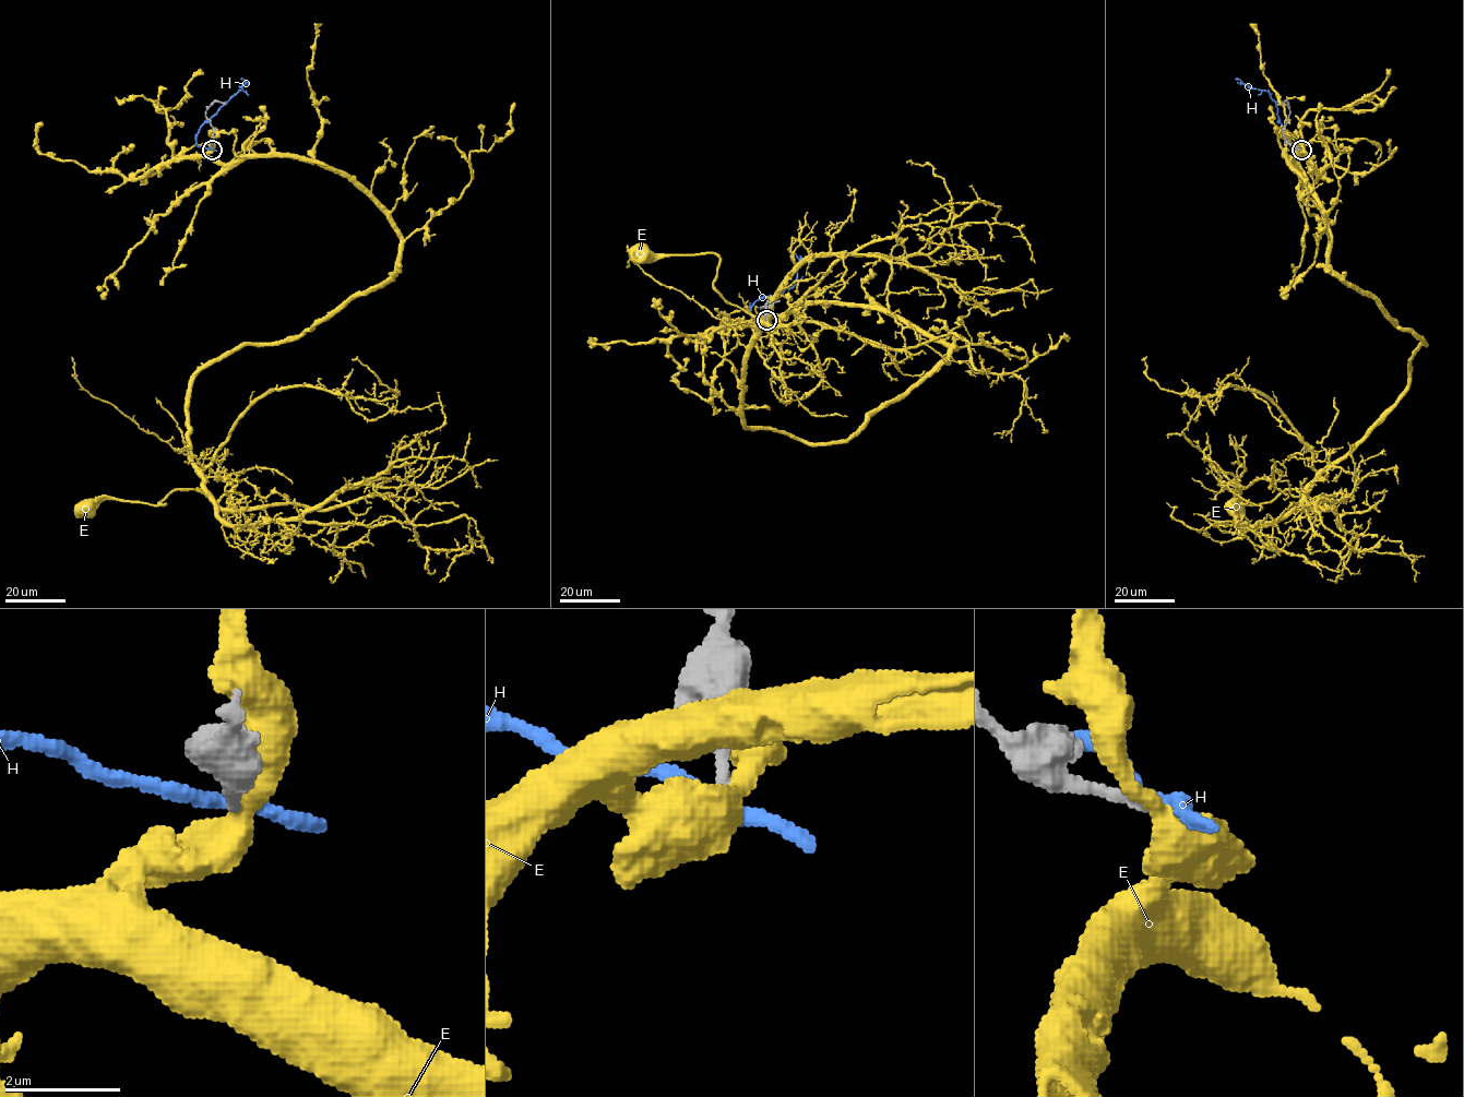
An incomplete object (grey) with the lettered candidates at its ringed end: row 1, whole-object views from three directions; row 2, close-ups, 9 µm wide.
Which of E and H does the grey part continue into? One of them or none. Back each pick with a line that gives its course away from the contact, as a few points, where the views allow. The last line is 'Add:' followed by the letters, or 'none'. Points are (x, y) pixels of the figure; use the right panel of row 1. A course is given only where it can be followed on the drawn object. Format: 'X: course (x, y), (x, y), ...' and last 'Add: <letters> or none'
Add: none

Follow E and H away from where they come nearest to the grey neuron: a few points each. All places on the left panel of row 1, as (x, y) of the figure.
E: (212, 150), (343, 170), (400, 238), (399, 266), (290, 341), (197, 376), (204, 491), (83, 507)
H: (211, 150), (195, 145), (199, 128), (242, 88), (245, 81), (240, 79)

